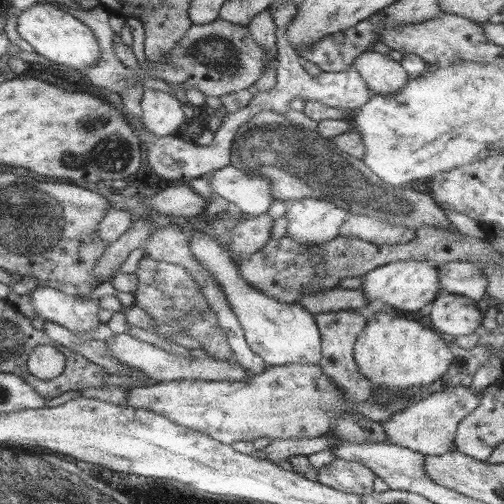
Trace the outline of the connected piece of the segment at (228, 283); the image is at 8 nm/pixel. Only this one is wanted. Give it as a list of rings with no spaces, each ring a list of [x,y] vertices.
[[[194,226],[190,233],[190,248],[206,270],[214,274],[220,284],[232,310],[236,313],[243,328],[248,346],[263,358],[266,365],[282,366],[292,363],[319,365],[321,363],[321,334],[314,314],[308,312],[302,304],[288,304],[266,296],[240,276],[239,268],[228,253],[224,251],[216,238],[207,234],[203,227]]]

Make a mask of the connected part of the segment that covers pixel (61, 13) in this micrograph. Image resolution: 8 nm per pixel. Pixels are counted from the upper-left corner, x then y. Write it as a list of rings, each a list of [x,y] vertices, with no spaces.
[[[39,3],[20,13],[18,31],[23,39],[35,48],[35,52],[54,62],[67,64],[80,70],[96,67],[97,62],[100,62],[103,53],[100,39],[88,24],[76,16],[52,4]]]

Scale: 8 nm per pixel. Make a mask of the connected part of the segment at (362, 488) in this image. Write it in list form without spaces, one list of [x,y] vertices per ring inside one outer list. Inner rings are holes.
[[[336,458],[330,465],[316,470],[316,478],[318,483],[336,491],[370,494],[373,492],[375,475],[361,463]]]

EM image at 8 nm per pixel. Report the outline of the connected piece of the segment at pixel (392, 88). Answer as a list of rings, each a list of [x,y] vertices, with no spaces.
[[[372,50],[358,56],[350,68],[360,73],[370,91],[382,95],[400,91],[409,79],[400,62],[394,61],[390,55]]]

